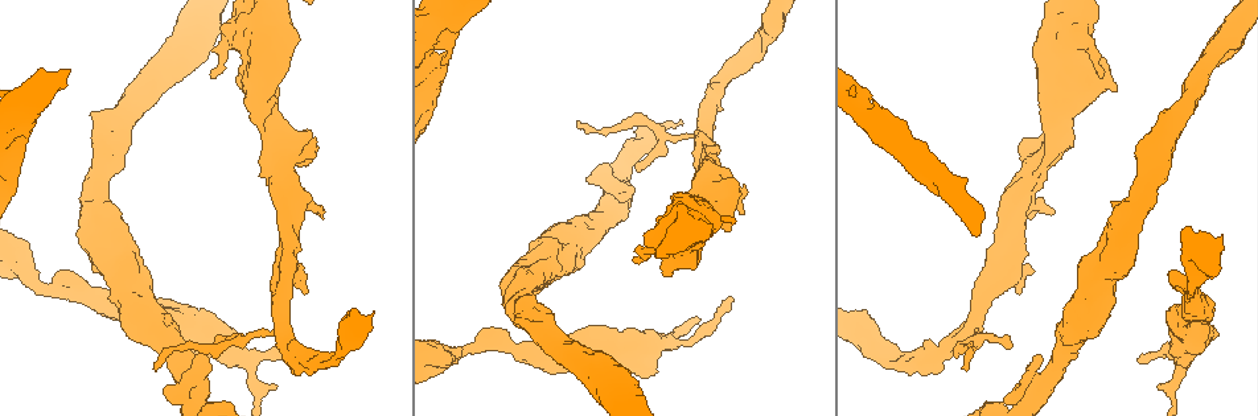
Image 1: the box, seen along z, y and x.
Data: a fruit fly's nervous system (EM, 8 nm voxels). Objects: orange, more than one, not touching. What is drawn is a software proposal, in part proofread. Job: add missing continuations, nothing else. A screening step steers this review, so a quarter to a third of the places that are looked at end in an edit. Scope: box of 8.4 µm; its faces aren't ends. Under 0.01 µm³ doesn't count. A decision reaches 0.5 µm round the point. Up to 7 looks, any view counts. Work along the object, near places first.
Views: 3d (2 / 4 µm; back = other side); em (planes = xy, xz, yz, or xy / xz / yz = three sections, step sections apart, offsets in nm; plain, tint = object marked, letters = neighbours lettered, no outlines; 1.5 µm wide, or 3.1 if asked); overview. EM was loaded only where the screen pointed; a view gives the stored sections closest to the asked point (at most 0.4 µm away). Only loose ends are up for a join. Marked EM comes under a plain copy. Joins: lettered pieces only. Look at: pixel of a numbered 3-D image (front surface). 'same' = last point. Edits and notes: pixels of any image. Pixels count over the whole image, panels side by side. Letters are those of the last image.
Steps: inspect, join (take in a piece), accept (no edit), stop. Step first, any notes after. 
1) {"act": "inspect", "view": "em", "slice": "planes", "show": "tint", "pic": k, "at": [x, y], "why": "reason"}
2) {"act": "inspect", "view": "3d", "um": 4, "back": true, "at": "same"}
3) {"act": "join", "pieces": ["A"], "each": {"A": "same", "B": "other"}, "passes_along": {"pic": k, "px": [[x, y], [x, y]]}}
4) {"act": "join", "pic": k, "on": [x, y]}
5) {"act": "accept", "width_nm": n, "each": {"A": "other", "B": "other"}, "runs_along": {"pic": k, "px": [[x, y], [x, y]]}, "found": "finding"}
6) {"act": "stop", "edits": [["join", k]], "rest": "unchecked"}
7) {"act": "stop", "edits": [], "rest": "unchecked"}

{"act": "inspect", "view": "3d", "um": 4, "pic": 1, "at": [1020, 291], "why": "thick end"}

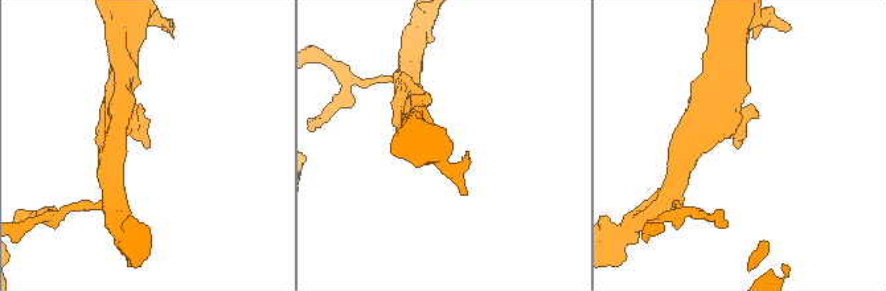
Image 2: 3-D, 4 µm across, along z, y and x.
{"act": "inspect", "view": "em", "slice": "planes", "show": "letters", "pic": 2, "at": [738, 143]}

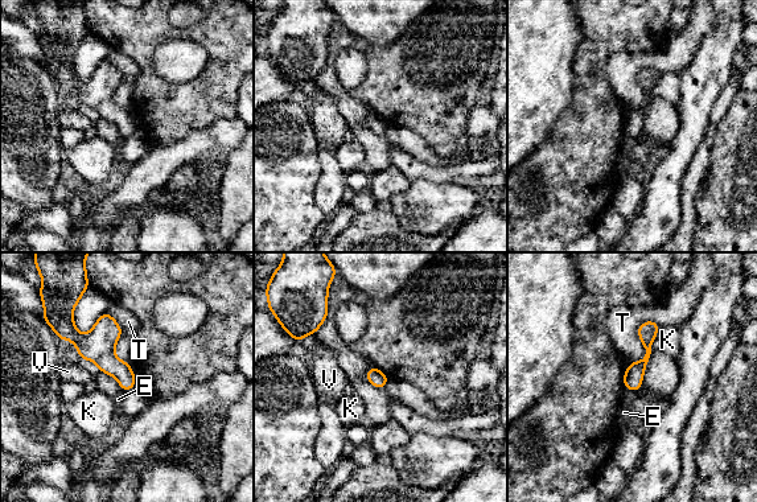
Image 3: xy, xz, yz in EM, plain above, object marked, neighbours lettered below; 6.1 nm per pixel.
{"act": "accept", "each": {"E": "other", "K": "other", "T": "other", "V": "other"}, "border": {"pic": 3, "px": [[624, 386], [634, 393]]}, "found": "no lettered piece goes on from it"}

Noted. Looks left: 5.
{"act": "inspect", "view": "3d", "um": 2, "pic": 1, "at": [517, 322], "why": "stops while still wide"}

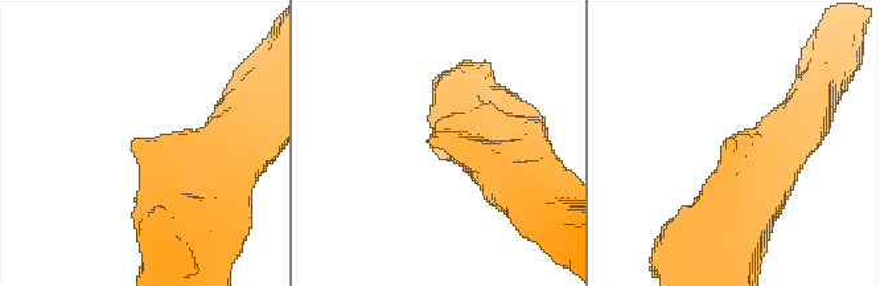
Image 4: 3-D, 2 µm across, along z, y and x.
{"act": "inspect", "view": "em", "slice": "xy", "step": 4, "show": "tint", "pic": 4, "at": [133, 140]}

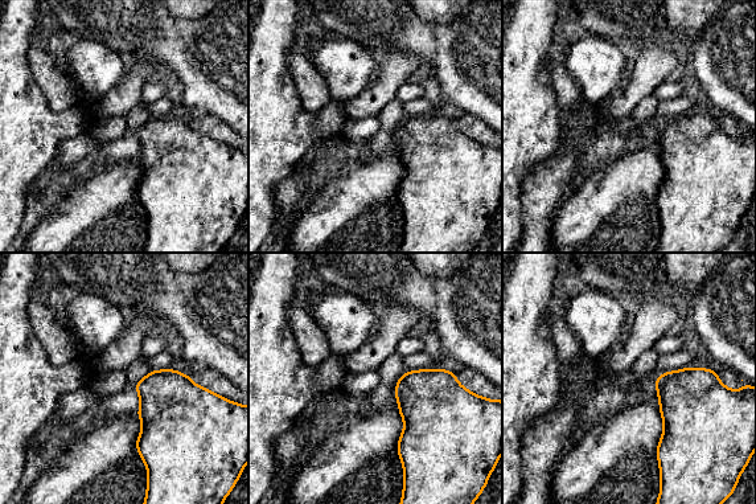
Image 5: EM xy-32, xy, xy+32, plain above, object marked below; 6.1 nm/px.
{"act": "inspect", "view": "em", "slice": "planes", "show": "letters", "at": "same", "why": "cut it another way"}

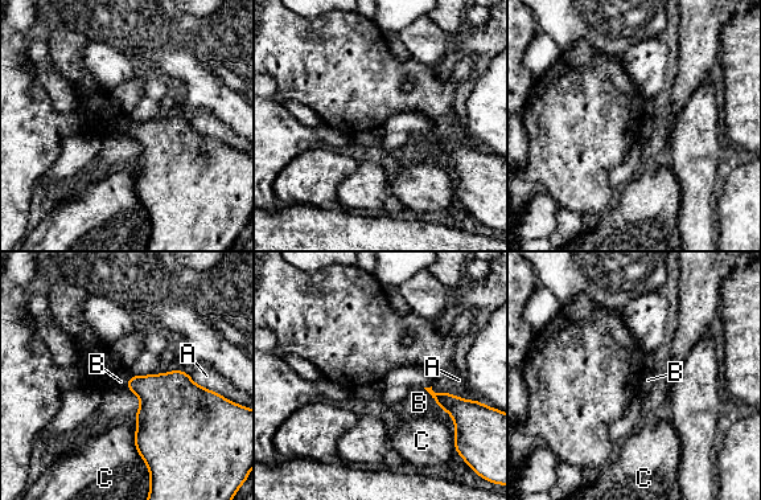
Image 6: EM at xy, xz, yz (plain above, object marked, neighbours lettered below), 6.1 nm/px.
{"act": "accept", "each": {"A": "other", "B": "other", "C": "other"}, "border": {"pic": 6, "px": [[423, 388], [440, 409]]}, "found": "no lettered piece goes on from it"}

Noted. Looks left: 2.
{"act": "inspect", "view": "3d", "um": 4, "pic": 1, "at": [447, 58], "why": "an open end"}

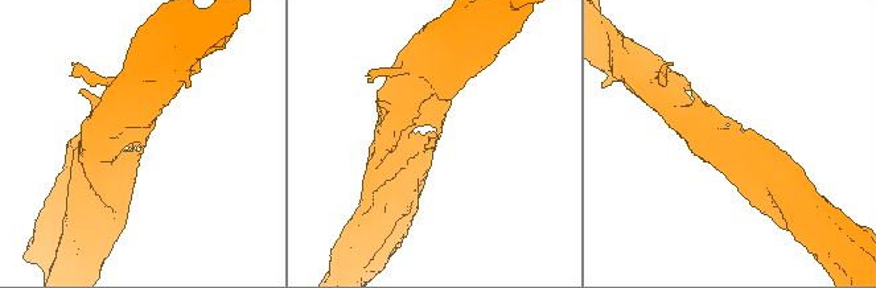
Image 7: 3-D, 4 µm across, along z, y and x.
{"act": "inspect", "view": "em", "slice": "xy", "step": 4, "show": "letters", "pic": 7, "at": [434, 136], "why": "need the tissue"}

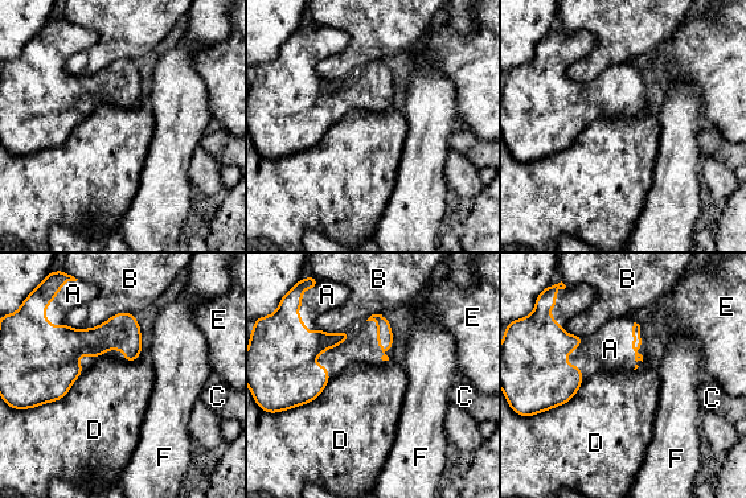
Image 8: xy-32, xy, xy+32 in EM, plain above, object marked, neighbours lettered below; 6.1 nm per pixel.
{"act": "join", "pieces": ["A"], "each": {"A": "same", "B": "other", "C": "other", "D": "other", "E": "other", "F": "other"}, "found": "the neuron continues"}

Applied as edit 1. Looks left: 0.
{"act": "stop", "edits": [["join", 8]], "rest": "unchecked"}

